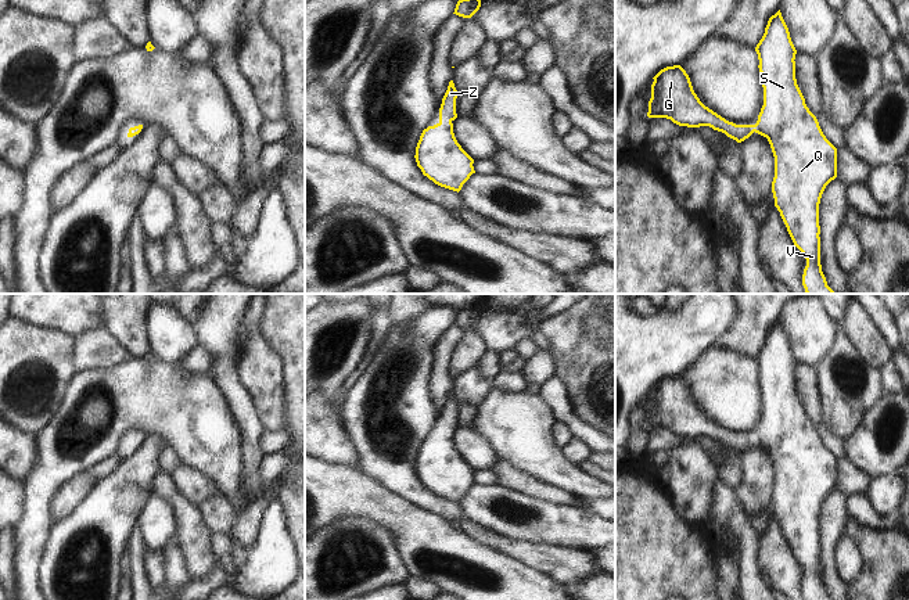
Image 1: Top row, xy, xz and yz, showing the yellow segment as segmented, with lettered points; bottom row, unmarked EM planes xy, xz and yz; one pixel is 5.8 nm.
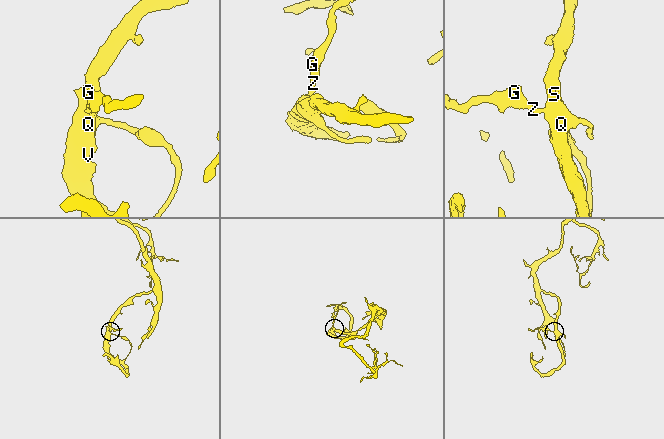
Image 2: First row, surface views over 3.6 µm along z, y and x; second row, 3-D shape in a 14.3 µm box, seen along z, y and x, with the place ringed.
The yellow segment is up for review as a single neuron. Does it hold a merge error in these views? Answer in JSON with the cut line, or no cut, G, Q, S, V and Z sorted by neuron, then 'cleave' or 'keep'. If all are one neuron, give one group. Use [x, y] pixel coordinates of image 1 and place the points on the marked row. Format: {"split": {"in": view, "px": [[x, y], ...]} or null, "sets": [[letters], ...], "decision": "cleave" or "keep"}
{"split": null, "sets": [["G", "Q", "S", "V", "Z"]], "decision": "keep"}

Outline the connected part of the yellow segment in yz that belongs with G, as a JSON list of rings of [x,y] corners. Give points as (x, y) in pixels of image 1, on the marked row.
[[[780,10],[772,15],[765,33],[755,47],[759,60],[764,105],[755,125],[736,125],[705,107],[693,90],[680,65],[661,69],[653,79],[648,118],[667,118],[679,126],[709,126],[737,143],[754,132],[766,137],[775,157],[772,193],[775,206],[787,227],[794,245],[806,259],[802,285],[806,294],[836,294],[826,281],[820,265],[819,204],[826,186],[837,177],[837,148],[823,134],[816,116],[809,111],[795,79],[797,50]]]

